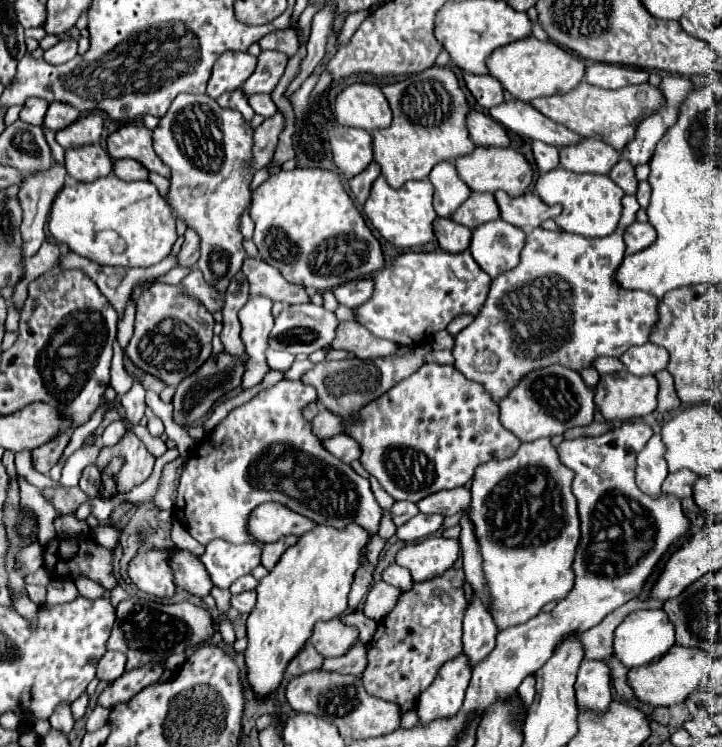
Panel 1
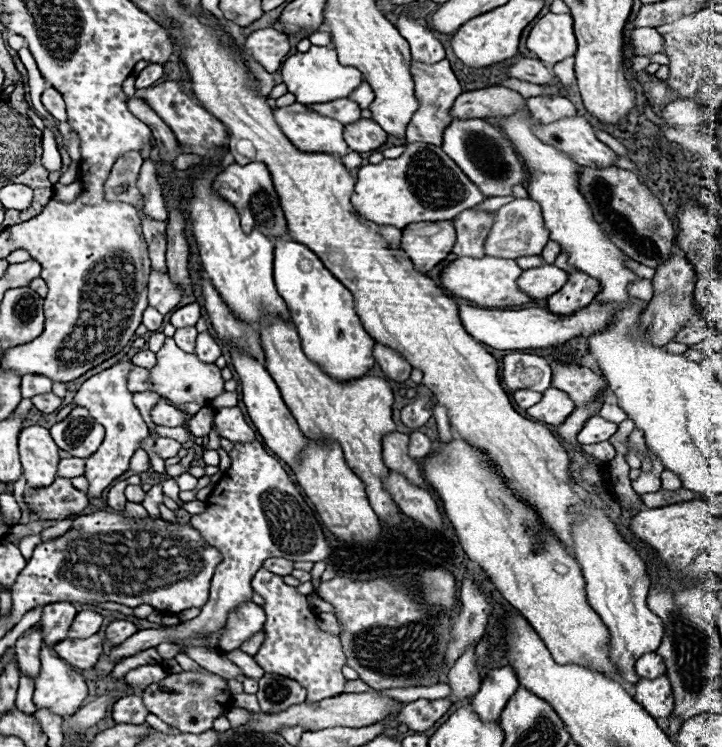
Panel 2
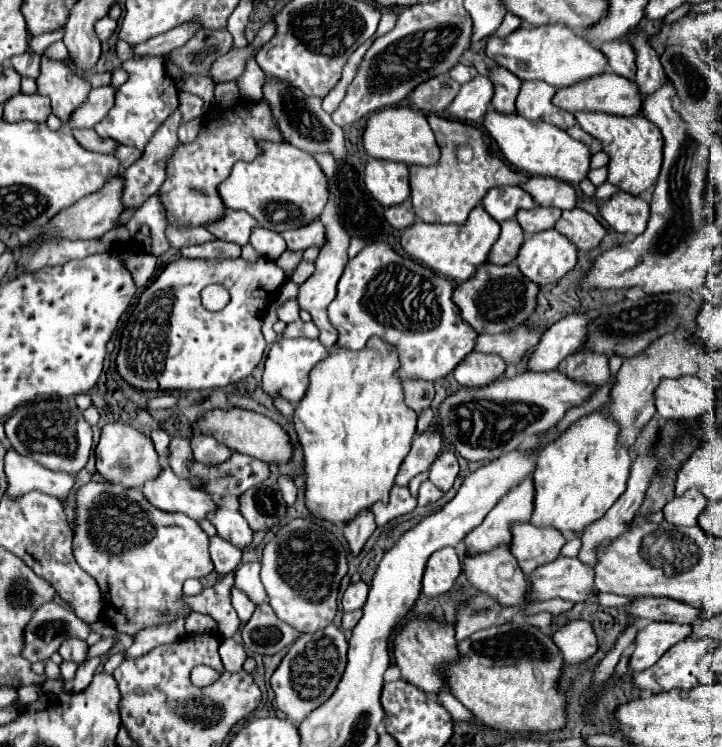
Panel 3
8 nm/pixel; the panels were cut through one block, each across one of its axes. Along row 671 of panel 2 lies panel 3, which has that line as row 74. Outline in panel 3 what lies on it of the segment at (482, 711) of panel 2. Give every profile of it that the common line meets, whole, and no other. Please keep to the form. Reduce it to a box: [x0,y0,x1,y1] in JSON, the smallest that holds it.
[490,66,522,114]

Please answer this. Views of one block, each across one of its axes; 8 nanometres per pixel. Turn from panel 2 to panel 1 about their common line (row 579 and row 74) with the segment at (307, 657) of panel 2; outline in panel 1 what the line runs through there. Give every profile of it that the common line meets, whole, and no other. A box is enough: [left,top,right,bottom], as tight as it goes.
[242,50,288,96]

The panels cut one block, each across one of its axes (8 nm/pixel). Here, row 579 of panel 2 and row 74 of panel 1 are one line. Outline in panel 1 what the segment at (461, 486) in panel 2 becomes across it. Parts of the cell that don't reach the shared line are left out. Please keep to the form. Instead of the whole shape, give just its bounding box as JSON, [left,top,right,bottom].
[486,36,586,102]

